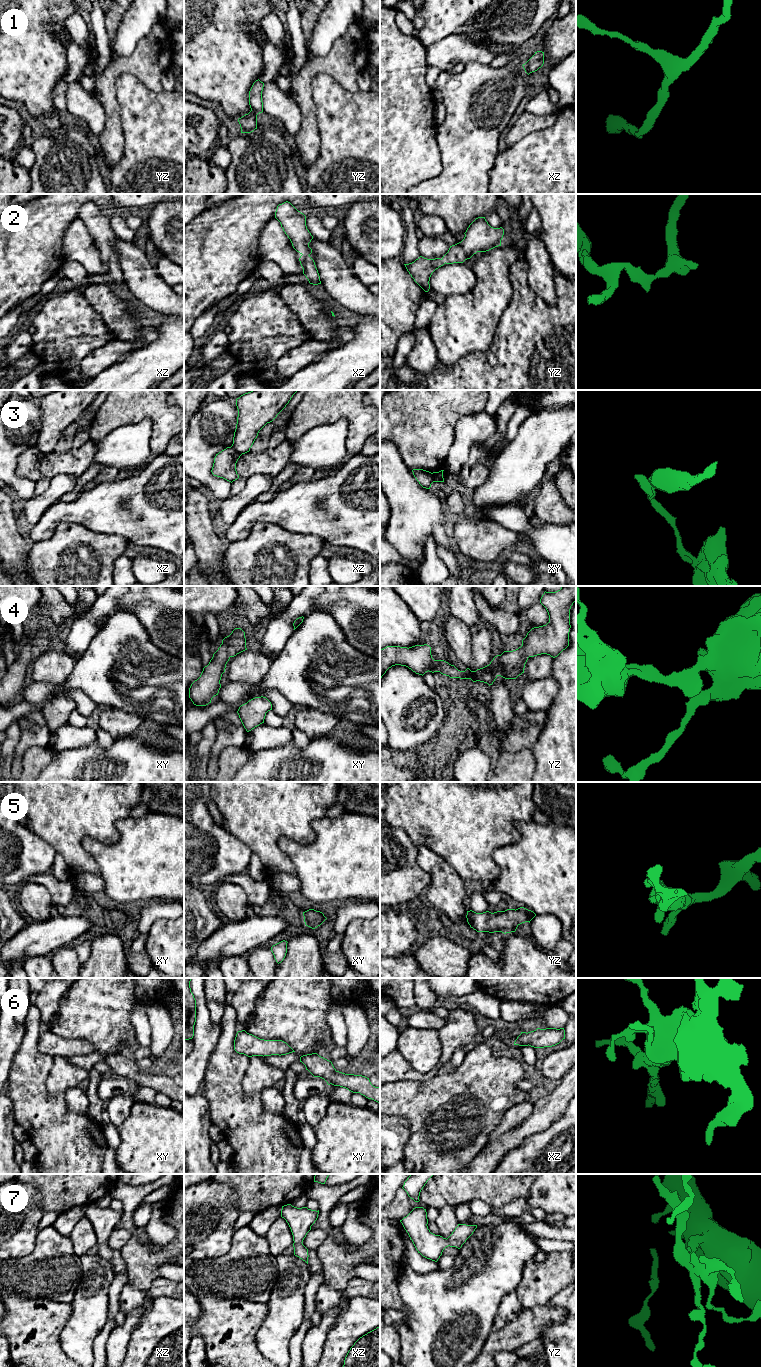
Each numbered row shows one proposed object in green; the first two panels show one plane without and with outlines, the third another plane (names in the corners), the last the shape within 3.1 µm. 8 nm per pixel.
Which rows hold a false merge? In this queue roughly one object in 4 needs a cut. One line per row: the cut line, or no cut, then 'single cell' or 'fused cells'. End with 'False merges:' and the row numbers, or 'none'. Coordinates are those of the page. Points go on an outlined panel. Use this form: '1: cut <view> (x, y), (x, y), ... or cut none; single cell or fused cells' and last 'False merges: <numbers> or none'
1: cut none; single cell
2: cut none; single cell
3: cut xz (231, 446), (240, 455); fused cells
4: cut none; single cell
5: cut none; single cell
6: cut none; single cell
7: cut none; single cell
False merges: 3

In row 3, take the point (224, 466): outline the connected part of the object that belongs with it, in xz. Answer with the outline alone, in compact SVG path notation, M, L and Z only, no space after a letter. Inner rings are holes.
M232 446L222 450L216 454L214 458L213 467L211 470L212 474L231 483L237 480L239 475L236 471L236 463L240 456L241 455L238 454Z

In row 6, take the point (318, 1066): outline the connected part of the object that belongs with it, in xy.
M317 1053L301 1056L300 1062L305 1065L306 1070L314 1077L324 1079L328 1085L332 1084L346 1088L353 1093L360 1093L380 1104L380 1086L373 1086L369 1078L339 1072L334 1068L331 1061L319 1056Z

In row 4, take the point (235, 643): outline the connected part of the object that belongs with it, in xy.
M235 628L222 640L222 644L213 654L209 664L203 668L200 677L189 688L189 698L196 706L206 706L218 695L220 680L225 672L226 664L231 657L247 650L245 632Z

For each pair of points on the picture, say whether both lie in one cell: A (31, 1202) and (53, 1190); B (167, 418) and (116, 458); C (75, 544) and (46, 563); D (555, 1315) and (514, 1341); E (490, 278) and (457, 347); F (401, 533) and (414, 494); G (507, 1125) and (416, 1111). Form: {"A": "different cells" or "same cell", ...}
{"A": "different cells", "B": "different cells", "C": "same cell", "D": "same cell", "E": "same cell", "F": "same cell", "G": "different cells"}

